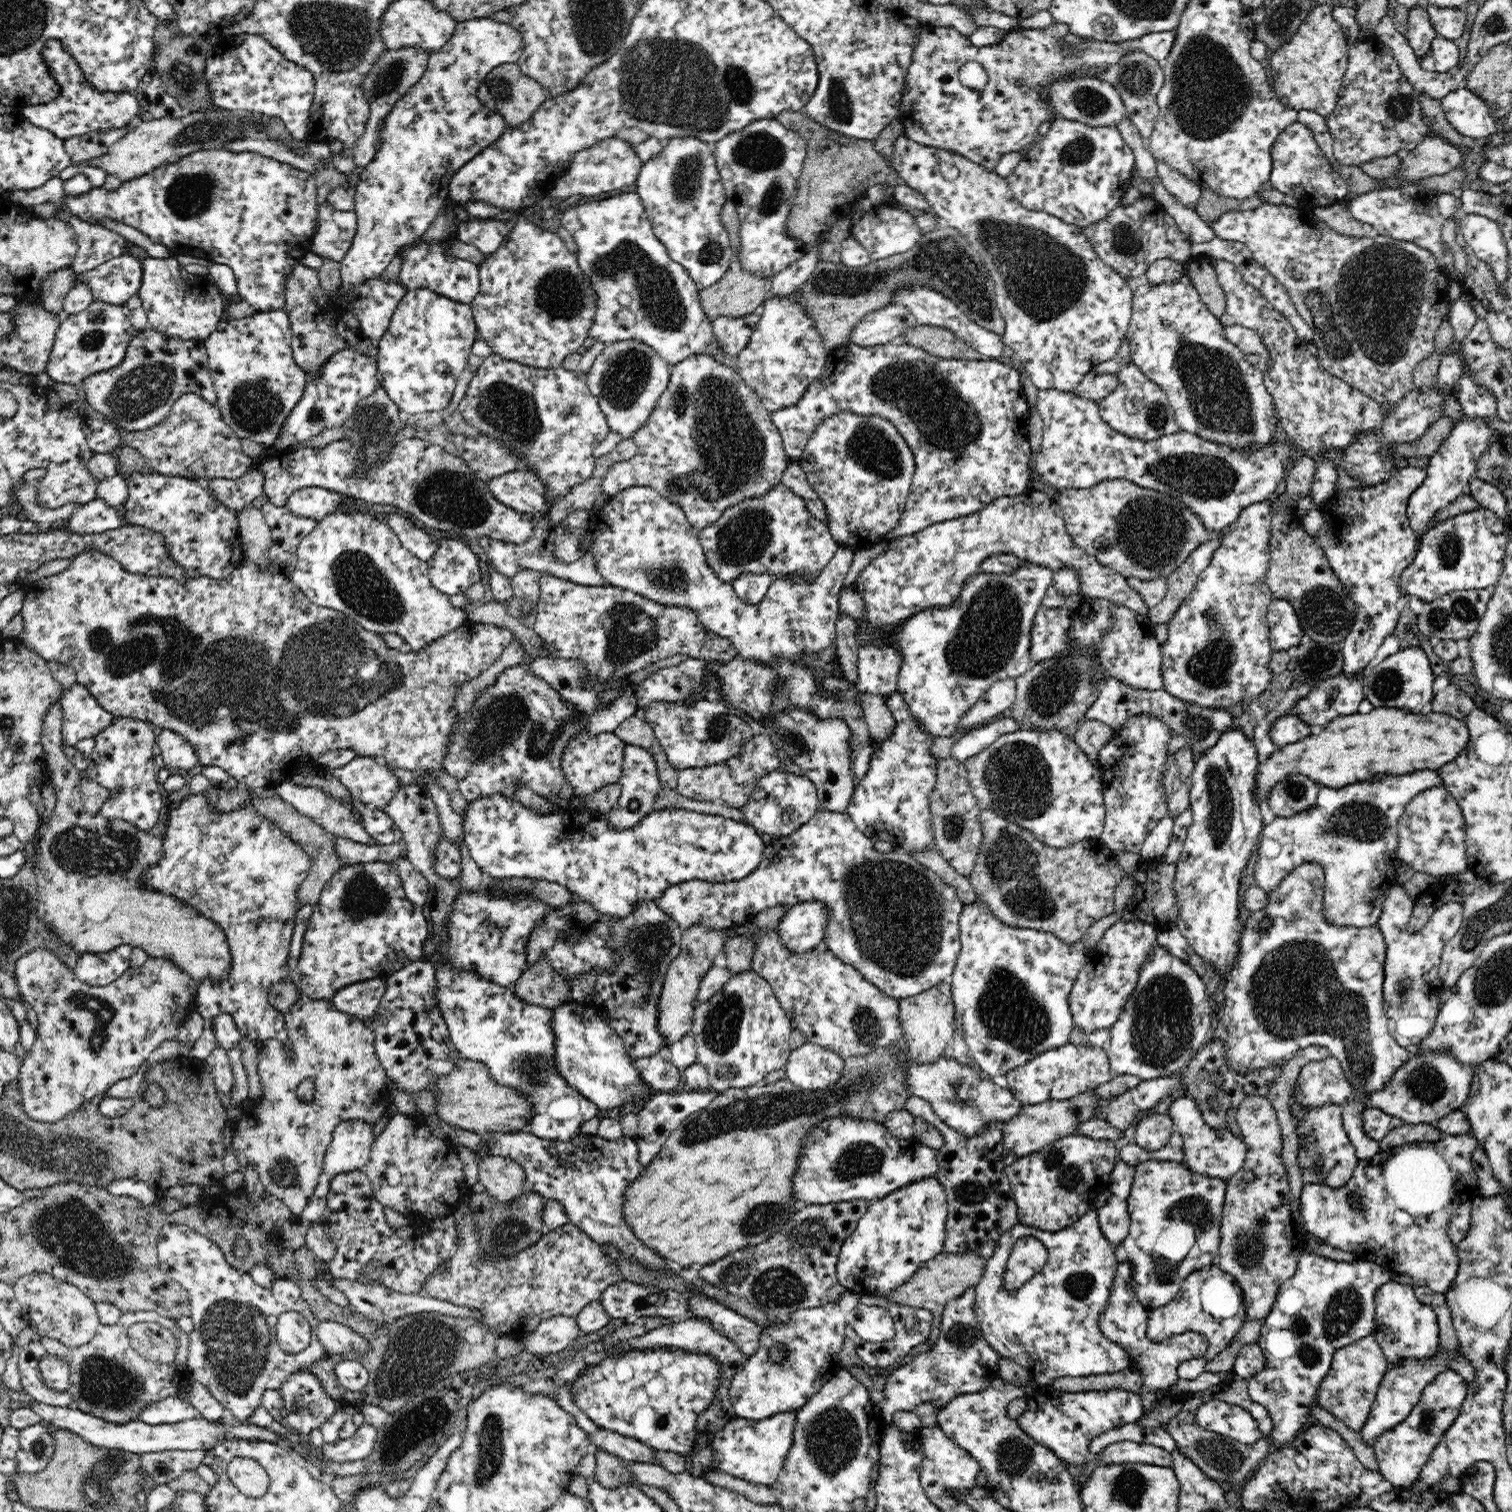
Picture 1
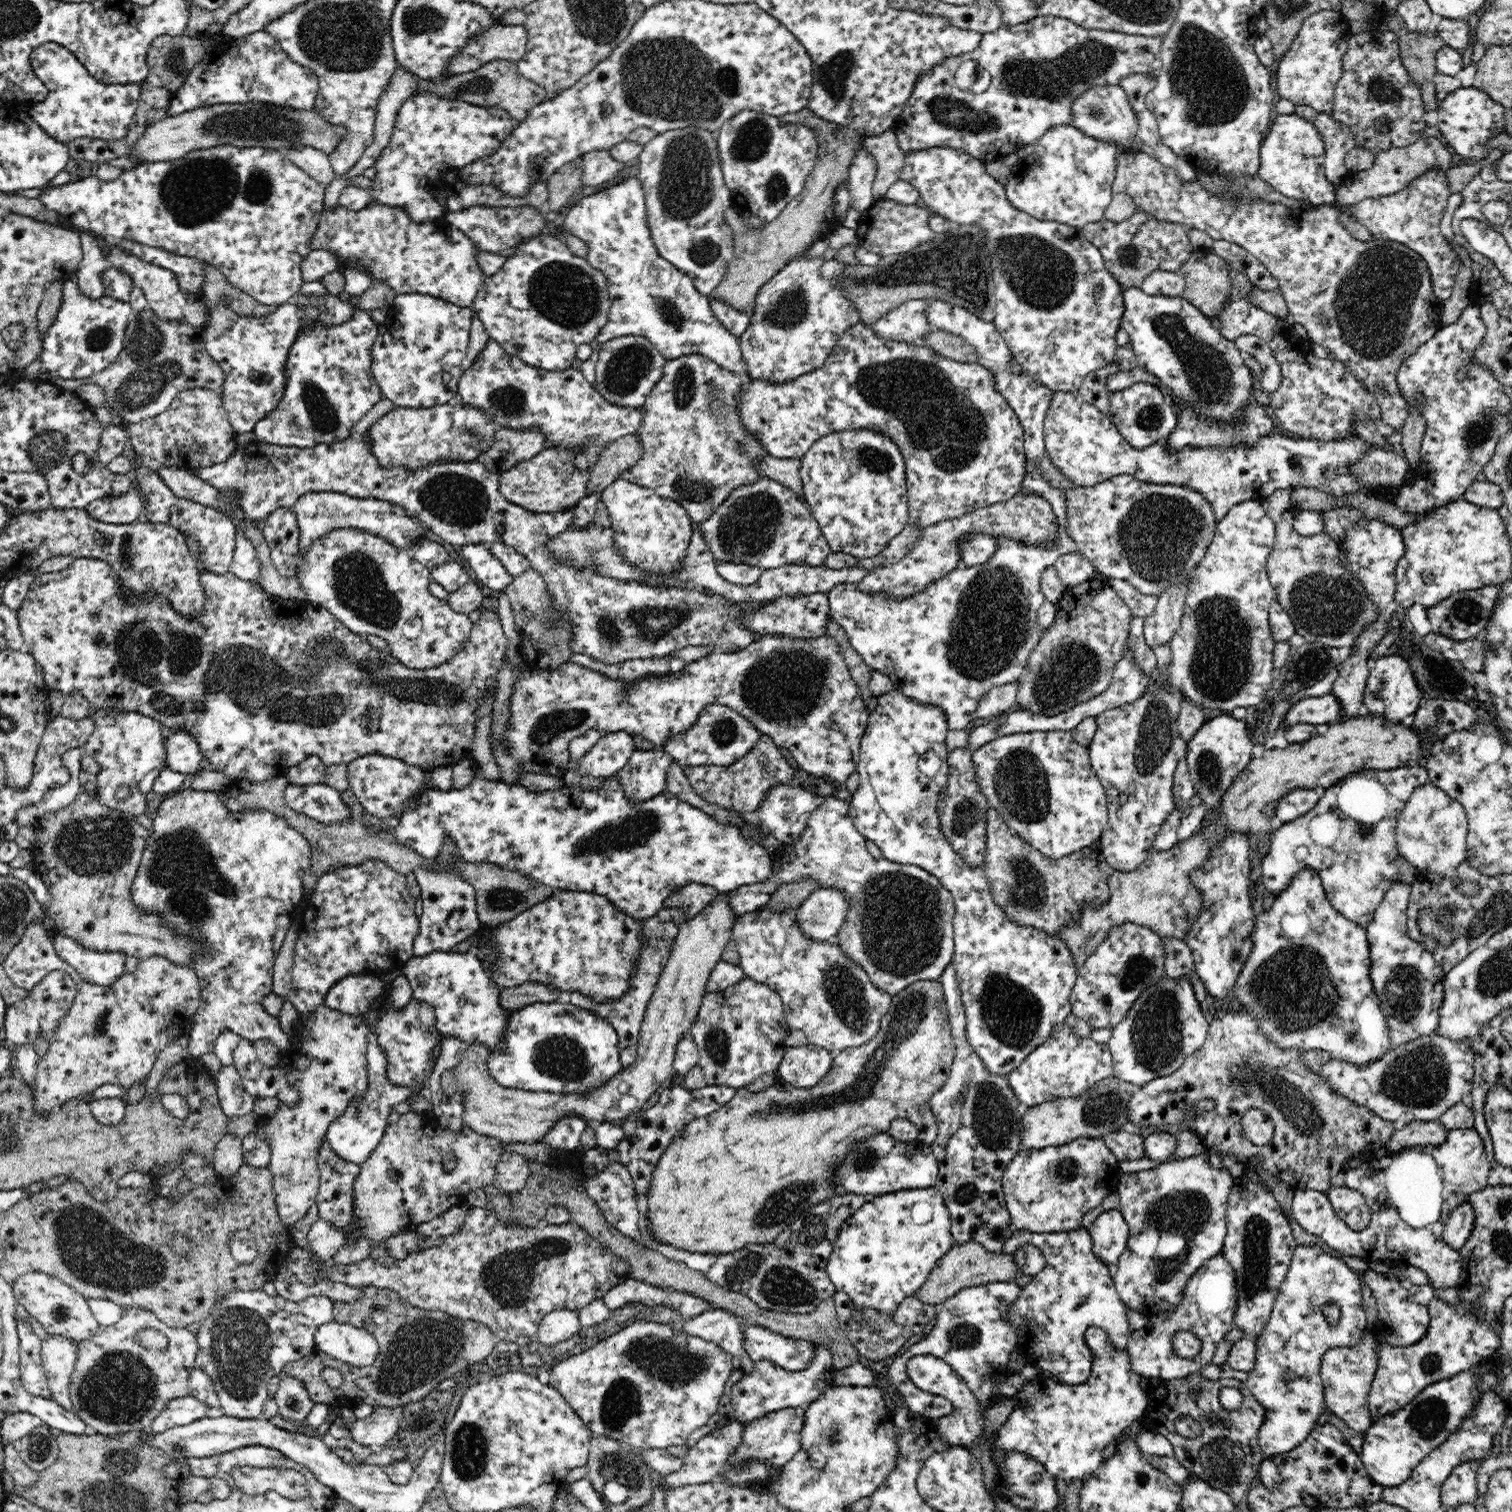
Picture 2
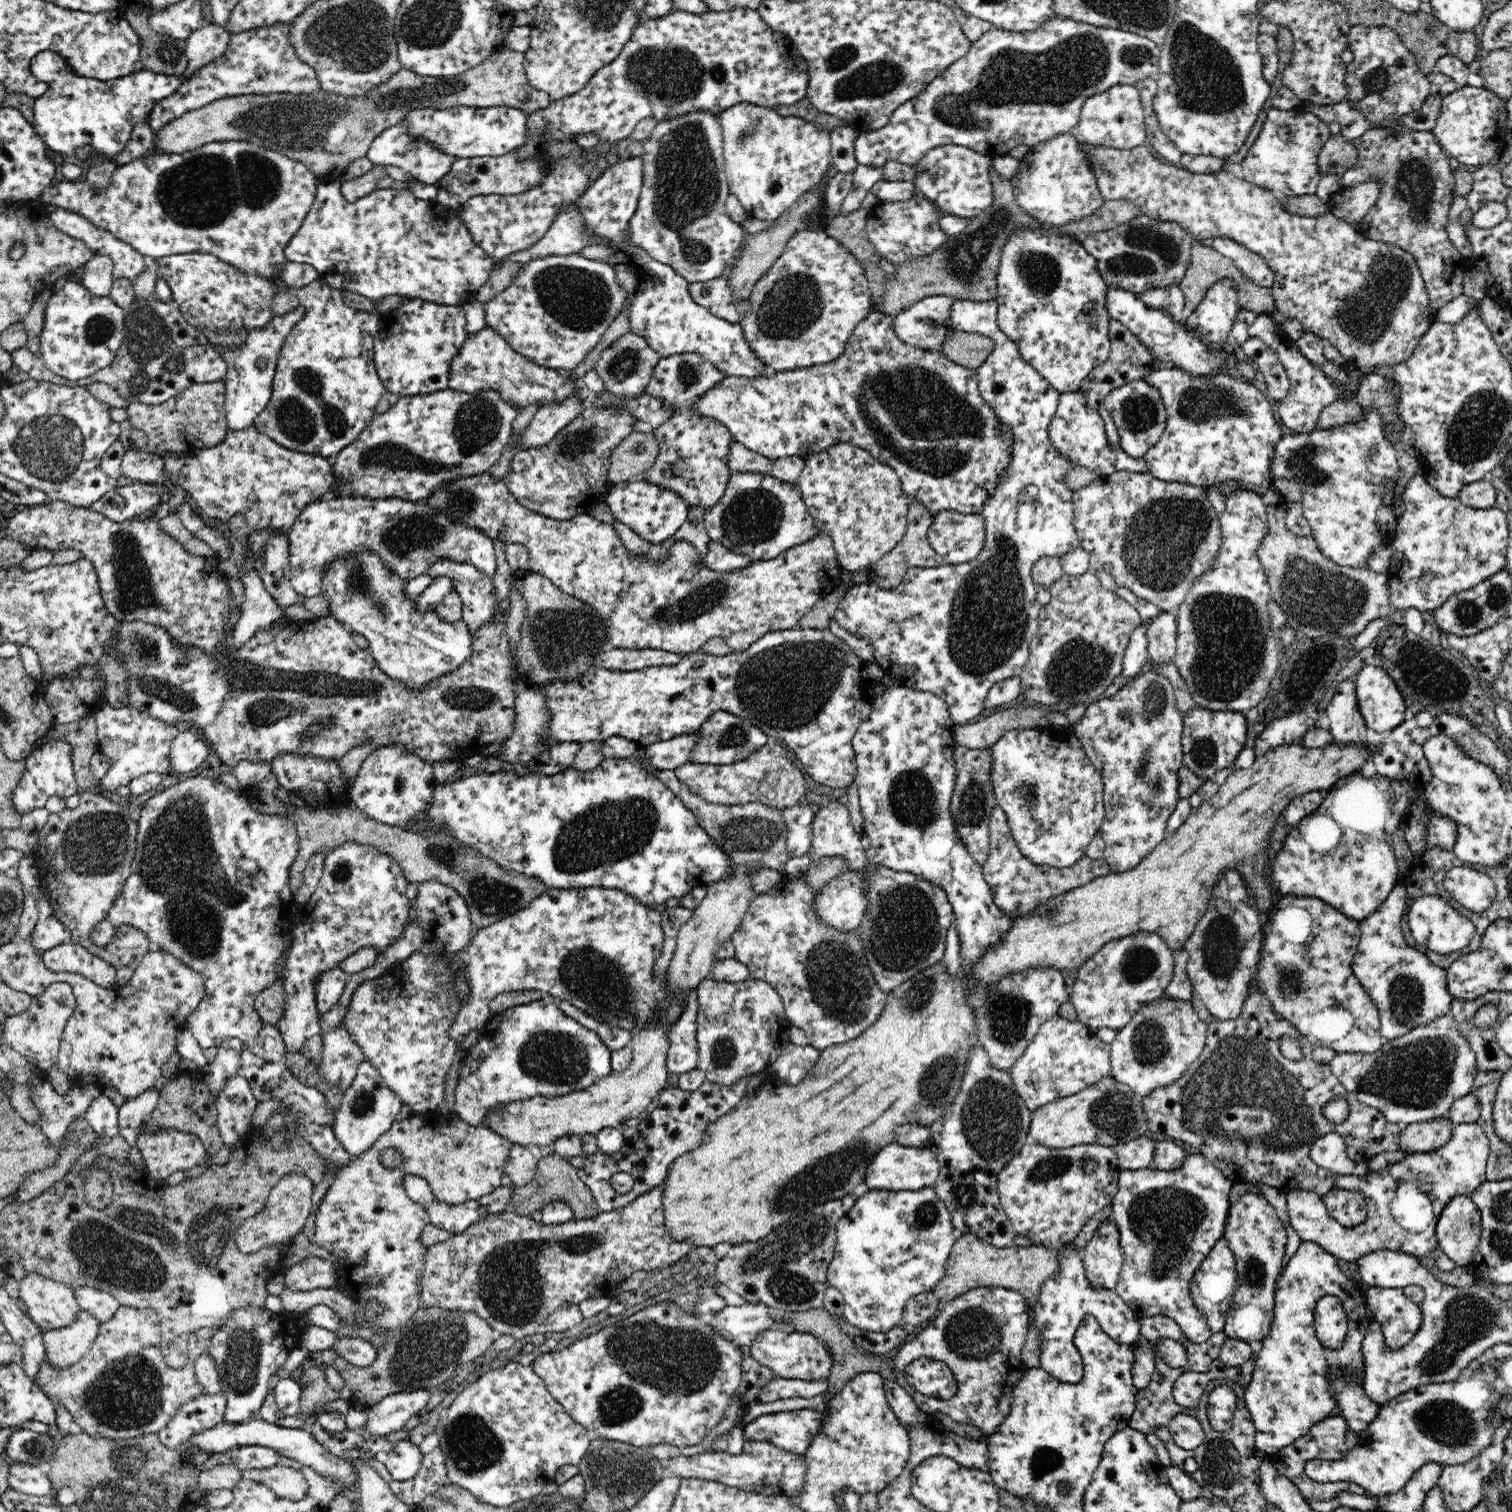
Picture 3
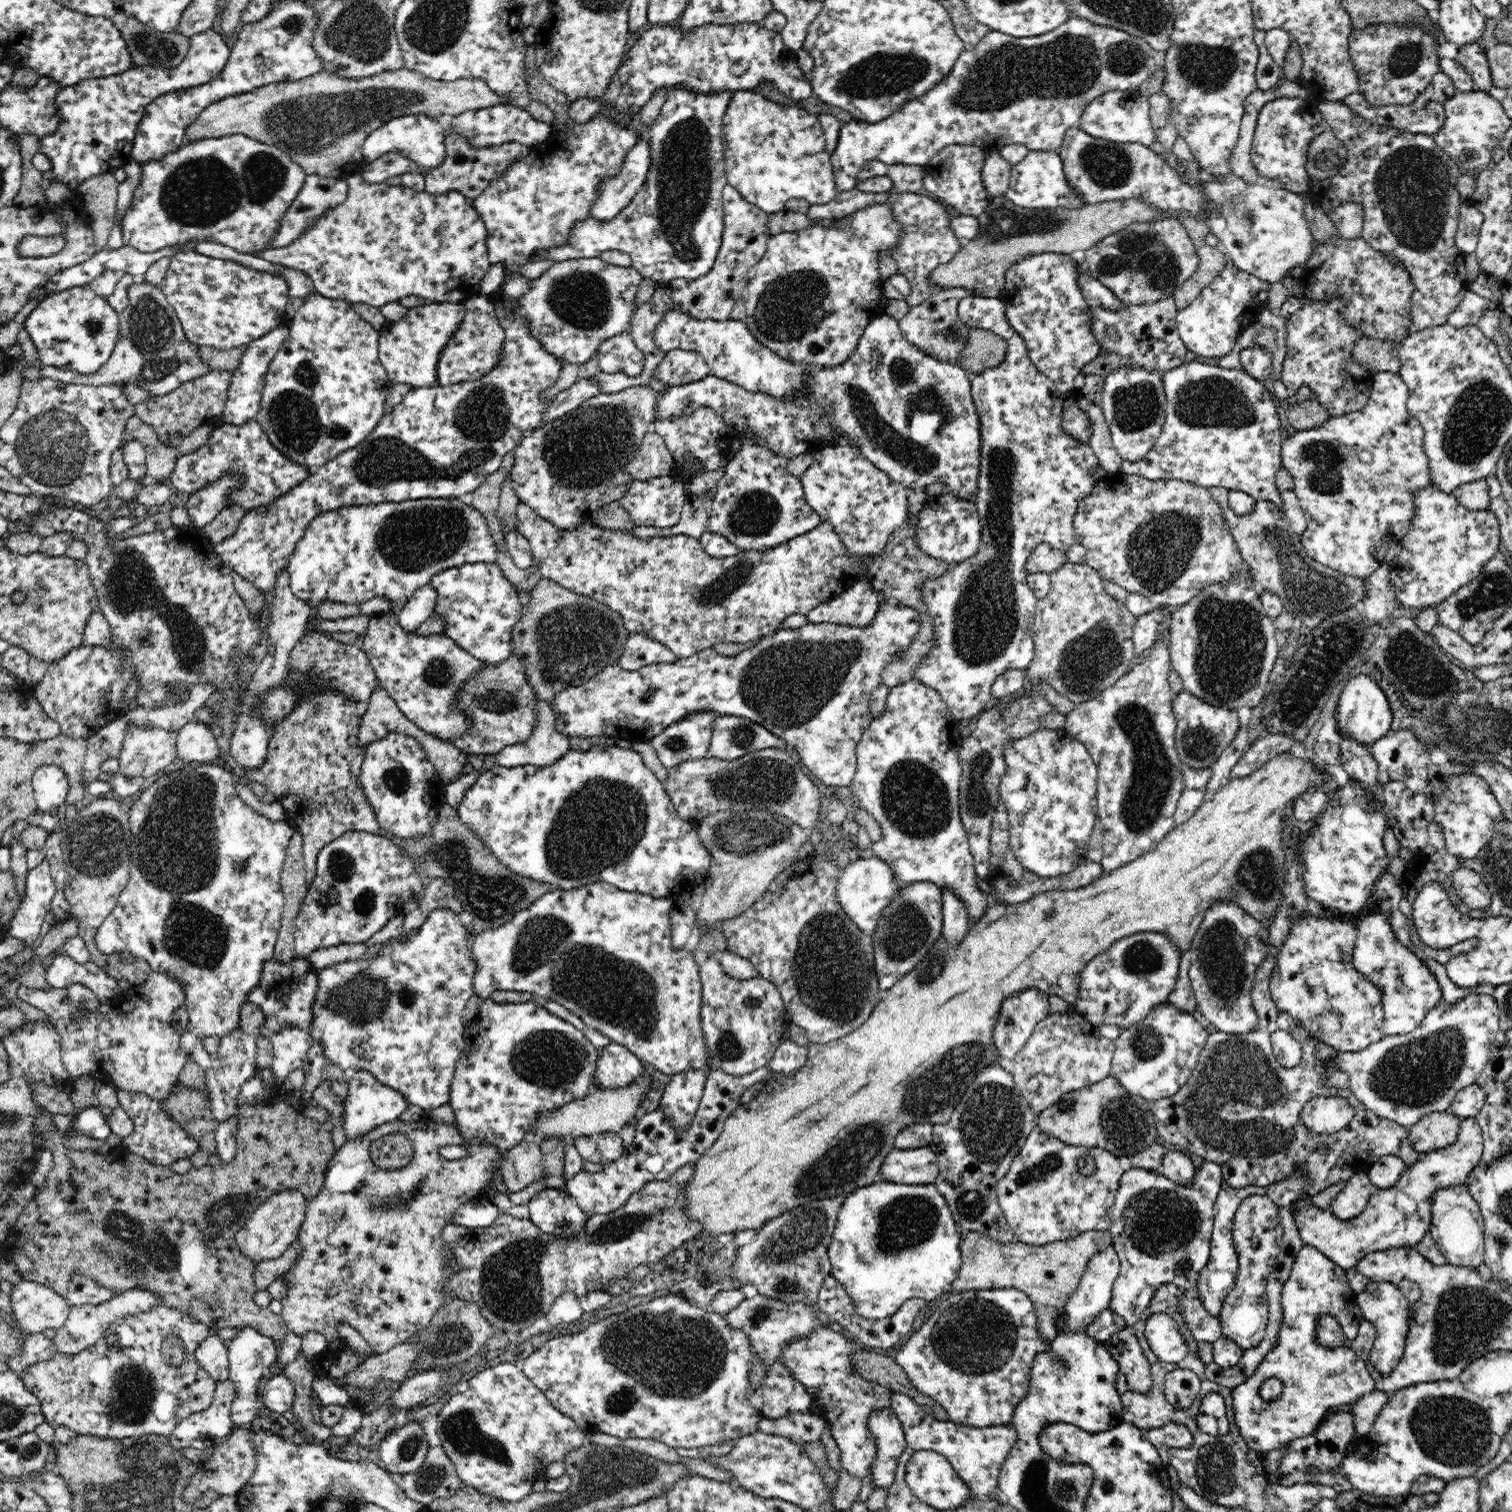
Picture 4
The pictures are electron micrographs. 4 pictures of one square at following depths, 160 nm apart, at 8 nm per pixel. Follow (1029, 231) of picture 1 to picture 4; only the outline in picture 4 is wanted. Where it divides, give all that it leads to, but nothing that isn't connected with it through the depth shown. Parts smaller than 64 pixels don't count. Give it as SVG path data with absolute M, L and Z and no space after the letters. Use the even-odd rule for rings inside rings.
M972 144L944 147L927 165L923 165L925 170L923 193L927 193L944 205L956 208L958 214L977 217L986 210L988 203L988 193L980 178L984 158L982 149ZM1047 252L1024 258L1007 269L1006 284L1001 296L1008 322L1012 325L1012 329L1026 341L1030 360L1055 384L1057 391L1067 396L1074 388L1076 374L1100 352L1098 341L1091 332L1092 307L1085 302L1077 284L1078 266L1079 264L1067 254Z

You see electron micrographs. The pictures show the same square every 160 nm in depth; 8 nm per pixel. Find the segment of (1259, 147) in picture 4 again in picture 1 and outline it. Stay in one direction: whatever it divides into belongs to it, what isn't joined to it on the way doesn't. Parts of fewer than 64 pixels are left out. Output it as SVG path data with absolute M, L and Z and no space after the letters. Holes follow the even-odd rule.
M1292 122L1280 130L1270 148L1272 170L1268 181L1274 189L1297 199L1311 200L1315 205L1328 207L1344 200L1349 193L1349 184L1330 166L1314 138L1311 128L1303 122Z

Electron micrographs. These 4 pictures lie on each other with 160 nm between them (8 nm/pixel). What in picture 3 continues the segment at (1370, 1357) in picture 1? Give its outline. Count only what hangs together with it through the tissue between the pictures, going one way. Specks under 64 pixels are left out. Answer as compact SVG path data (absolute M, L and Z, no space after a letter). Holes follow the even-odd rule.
M1333 1376L1331 1382L1337 1400L1337 1413L1347 1420L1348 1430L1358 1434L1366 1430L1379 1413L1381 1405L1374 1402L1358 1383Z

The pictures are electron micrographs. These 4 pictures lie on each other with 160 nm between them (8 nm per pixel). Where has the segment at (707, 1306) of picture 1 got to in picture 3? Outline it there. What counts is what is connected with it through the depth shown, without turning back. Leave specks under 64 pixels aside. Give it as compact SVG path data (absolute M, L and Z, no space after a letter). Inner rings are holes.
M767 1330L756 1337L751 1349L751 1356L760 1365L773 1370L776 1377L788 1380L826 1381L833 1366L833 1357L828 1346L808 1332Z

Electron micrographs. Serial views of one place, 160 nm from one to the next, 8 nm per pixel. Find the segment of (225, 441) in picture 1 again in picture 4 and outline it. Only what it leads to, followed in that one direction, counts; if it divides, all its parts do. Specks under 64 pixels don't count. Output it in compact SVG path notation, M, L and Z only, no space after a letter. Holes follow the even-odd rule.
M209 369L202 376L182 382L178 388L168 394L153 397L150 402L136 405L135 415L140 420L151 424L162 442L166 443L168 434L188 436L199 426L206 424L210 418L216 418L222 414L227 402L232 375L233 371L230 370L212 371Z

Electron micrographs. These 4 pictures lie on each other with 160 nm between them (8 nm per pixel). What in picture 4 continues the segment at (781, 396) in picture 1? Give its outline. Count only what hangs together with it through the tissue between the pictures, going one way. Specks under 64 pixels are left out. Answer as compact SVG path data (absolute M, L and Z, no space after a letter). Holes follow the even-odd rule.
M889 201L858 208L856 212L836 219L828 228L812 224L794 232L770 236L767 251L758 262L744 298L745 324L758 342L792 362L804 362L820 368L846 362L857 349L866 326L884 314L889 300L882 298L879 257L881 254L891 256L902 237L902 223L895 217Z

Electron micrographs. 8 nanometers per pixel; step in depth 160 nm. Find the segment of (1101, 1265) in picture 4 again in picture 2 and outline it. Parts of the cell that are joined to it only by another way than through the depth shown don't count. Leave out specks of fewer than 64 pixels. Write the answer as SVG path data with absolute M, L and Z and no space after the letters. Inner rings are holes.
M1118 1209L1100 1213L1089 1230L1094 1255L1112 1272L1127 1248L1129 1233L1128 1223Z

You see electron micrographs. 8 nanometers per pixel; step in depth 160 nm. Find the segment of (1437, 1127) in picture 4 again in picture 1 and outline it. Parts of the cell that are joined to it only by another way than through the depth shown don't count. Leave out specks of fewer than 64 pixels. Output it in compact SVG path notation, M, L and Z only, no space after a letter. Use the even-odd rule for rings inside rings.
M1404 1124L1391 1130L1380 1142L1380 1152L1410 1143L1435 1143L1438 1142L1444 1133L1438 1130L1435 1124Z

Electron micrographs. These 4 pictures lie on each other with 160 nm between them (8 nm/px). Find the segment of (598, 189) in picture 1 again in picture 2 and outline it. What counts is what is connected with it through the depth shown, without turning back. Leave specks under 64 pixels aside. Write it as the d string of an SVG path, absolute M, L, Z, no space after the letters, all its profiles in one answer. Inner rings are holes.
M597 150L583 155L582 168L583 184L598 186L616 178L616 174L622 172L624 163L612 159L612 155L606 150Z

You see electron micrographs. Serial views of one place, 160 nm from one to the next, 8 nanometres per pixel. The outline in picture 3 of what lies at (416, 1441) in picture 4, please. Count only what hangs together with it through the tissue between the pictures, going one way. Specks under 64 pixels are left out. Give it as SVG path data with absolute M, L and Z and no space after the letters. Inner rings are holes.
M403 1438L392 1445L384 1464L392 1478L400 1481L410 1480L420 1470L422 1459L420 1447L410 1439Z

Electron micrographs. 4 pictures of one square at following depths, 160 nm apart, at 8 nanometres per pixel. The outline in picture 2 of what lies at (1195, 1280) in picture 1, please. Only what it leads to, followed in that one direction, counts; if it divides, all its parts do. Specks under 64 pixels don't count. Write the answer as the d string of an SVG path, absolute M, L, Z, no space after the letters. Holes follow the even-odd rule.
M1222 1252L1211 1257L1204 1265L1192 1274L1189 1282L1187 1283L1184 1299L1177 1306L1176 1310L1171 1313L1159 1313L1155 1317L1151 1317L1149 1323L1142 1326L1138 1330L1134 1330L1128 1341L1128 1355L1132 1359L1132 1368L1141 1377L1154 1377L1163 1380L1172 1380L1188 1376L1190 1372L1200 1370L1207 1363L1213 1360L1216 1344L1222 1340L1222 1337L1228 1330L1235 1327L1233 1323L1234 1312L1236 1312L1236 1302L1238 1297L1236 1289L1236 1275L1232 1265L1226 1261ZM1182 1332L1189 1332L1200 1339L1200 1352L1193 1358L1184 1359L1174 1351L1174 1344L1178 1343L1179 1336Z

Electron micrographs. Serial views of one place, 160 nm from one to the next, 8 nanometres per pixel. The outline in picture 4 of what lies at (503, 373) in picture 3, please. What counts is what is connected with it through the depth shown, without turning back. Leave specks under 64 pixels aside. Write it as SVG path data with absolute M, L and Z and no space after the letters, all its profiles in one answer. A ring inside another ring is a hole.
M479 294L468 298L464 307L464 321L460 322L457 330L449 336L436 362L436 380L440 387L476 380L488 374L488 370L492 370L500 358L505 333L497 320L494 305L487 297Z

